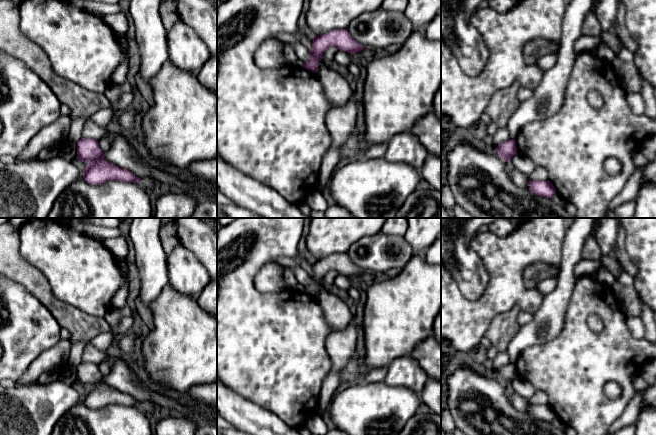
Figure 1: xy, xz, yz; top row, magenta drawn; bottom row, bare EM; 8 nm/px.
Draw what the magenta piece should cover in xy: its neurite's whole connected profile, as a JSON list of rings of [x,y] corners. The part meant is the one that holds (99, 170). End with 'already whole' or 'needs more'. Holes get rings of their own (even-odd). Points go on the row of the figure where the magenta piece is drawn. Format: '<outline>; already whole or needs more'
[[[81,138],[77,142],[77,158],[88,164],[83,175],[88,184],[99,185],[110,180],[142,183],[129,170],[107,161],[97,140]]]; already whole

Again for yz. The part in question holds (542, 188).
[[[531,179],[529,181],[529,191],[545,198],[552,198],[556,189],[549,180],[540,181]]]; already whole

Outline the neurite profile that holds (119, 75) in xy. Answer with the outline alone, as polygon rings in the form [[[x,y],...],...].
[[[122,62],[112,73],[110,83],[114,85],[121,85],[127,80],[128,62]]]

